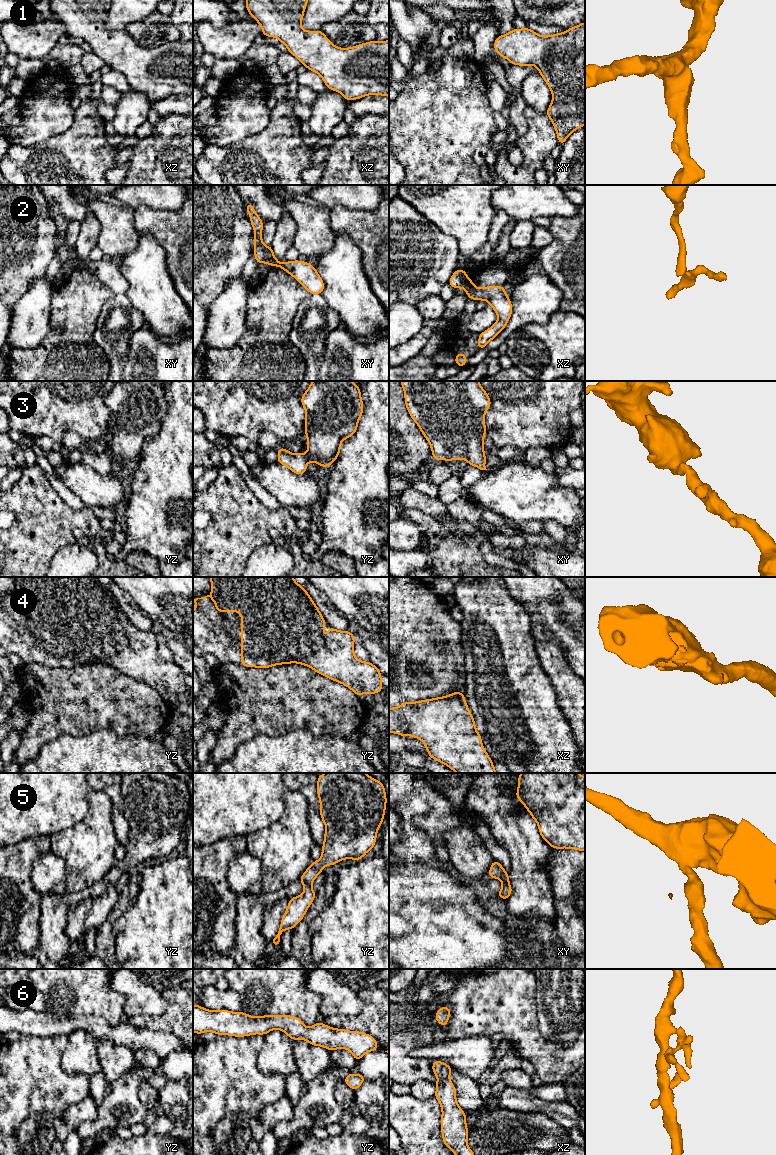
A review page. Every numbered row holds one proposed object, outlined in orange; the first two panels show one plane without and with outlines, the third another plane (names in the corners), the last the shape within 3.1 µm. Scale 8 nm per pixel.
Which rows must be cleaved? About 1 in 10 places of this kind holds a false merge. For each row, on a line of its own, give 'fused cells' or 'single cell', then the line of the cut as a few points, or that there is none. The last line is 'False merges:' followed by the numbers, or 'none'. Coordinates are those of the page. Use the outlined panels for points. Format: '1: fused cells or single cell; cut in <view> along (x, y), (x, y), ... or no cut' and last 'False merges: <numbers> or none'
1: single cell; no cut
2: fused cells; cut in xz along (474, 287), (467, 291)
3: single cell; no cut
4: single cell; no cut
5: single cell; no cut
6: single cell; no cut
False merges: 2

